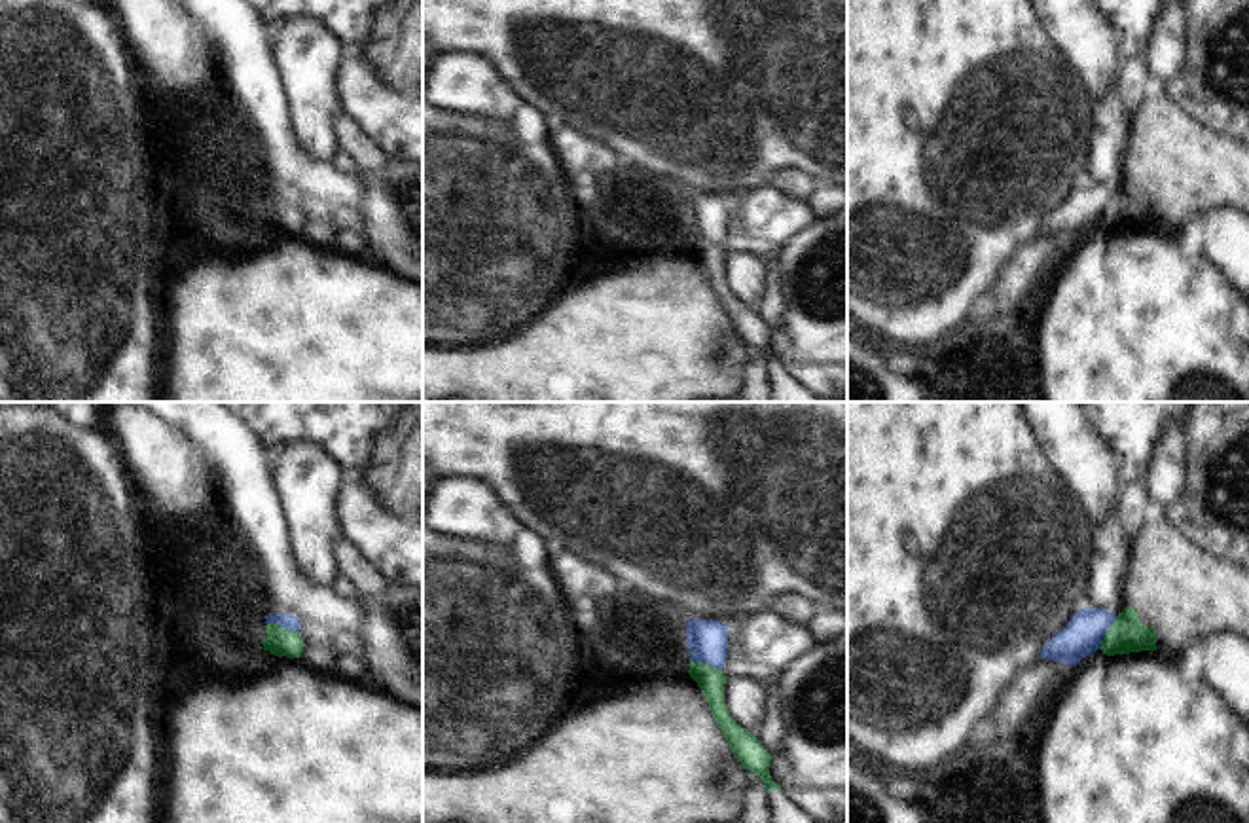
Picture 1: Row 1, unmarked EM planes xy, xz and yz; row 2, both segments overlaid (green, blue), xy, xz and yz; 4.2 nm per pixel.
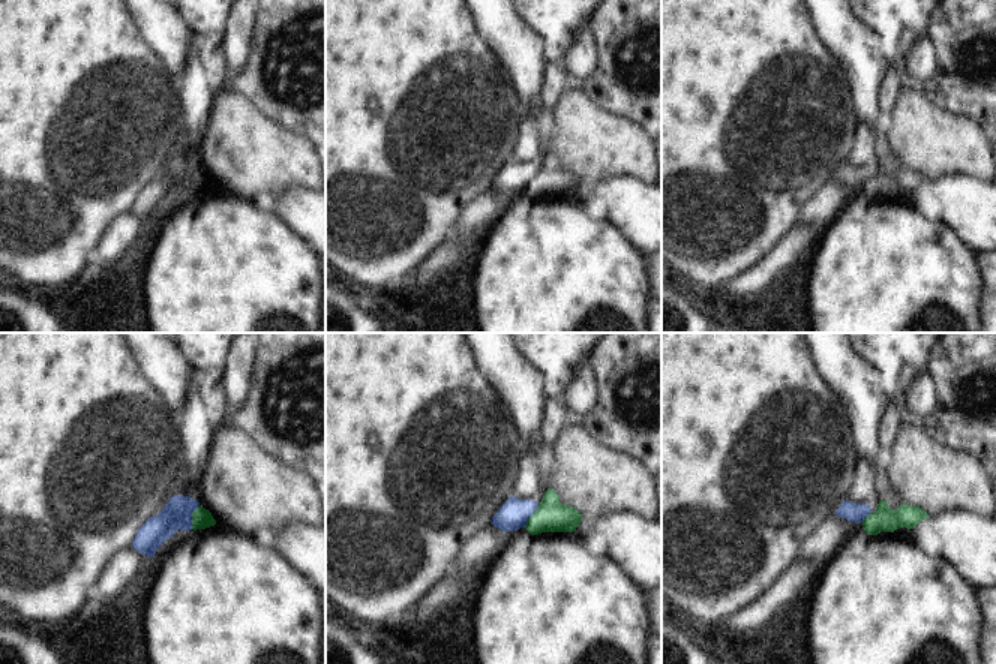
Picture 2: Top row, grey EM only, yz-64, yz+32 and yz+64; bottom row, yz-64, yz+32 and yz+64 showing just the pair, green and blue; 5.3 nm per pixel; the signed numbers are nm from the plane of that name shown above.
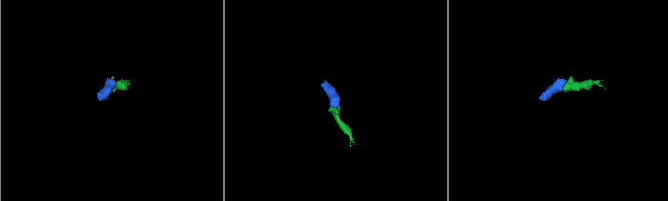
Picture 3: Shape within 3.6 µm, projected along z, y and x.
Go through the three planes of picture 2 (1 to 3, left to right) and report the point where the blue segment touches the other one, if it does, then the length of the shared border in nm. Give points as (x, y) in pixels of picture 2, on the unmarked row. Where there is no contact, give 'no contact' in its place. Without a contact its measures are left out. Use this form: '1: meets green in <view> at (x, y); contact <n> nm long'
1: meets green in yz-64 at (194, 176); contact 80 nm long
2: meets green in yz+32 at (531, 180); contact 150 nm long
3: meets green in yz+64 at (867, 180); contact 50 nm long

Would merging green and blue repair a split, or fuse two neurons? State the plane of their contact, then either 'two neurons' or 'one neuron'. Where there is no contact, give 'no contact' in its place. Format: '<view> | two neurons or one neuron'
xy | one neuron

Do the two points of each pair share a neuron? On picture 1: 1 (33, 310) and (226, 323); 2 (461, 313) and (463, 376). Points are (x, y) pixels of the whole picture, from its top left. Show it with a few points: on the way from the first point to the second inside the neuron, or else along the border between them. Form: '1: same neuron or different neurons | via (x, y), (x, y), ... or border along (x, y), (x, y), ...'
1: different neurons | border along (158, 308), (160, 365)
2: different neurons | border along (506, 334), (493, 342), (442, 346)

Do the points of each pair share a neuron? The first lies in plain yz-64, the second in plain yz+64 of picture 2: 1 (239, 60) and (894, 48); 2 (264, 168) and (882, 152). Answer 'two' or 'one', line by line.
1: two
2: two

